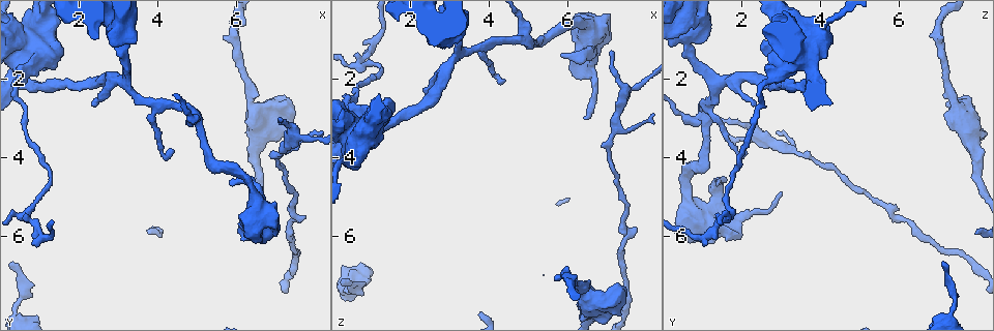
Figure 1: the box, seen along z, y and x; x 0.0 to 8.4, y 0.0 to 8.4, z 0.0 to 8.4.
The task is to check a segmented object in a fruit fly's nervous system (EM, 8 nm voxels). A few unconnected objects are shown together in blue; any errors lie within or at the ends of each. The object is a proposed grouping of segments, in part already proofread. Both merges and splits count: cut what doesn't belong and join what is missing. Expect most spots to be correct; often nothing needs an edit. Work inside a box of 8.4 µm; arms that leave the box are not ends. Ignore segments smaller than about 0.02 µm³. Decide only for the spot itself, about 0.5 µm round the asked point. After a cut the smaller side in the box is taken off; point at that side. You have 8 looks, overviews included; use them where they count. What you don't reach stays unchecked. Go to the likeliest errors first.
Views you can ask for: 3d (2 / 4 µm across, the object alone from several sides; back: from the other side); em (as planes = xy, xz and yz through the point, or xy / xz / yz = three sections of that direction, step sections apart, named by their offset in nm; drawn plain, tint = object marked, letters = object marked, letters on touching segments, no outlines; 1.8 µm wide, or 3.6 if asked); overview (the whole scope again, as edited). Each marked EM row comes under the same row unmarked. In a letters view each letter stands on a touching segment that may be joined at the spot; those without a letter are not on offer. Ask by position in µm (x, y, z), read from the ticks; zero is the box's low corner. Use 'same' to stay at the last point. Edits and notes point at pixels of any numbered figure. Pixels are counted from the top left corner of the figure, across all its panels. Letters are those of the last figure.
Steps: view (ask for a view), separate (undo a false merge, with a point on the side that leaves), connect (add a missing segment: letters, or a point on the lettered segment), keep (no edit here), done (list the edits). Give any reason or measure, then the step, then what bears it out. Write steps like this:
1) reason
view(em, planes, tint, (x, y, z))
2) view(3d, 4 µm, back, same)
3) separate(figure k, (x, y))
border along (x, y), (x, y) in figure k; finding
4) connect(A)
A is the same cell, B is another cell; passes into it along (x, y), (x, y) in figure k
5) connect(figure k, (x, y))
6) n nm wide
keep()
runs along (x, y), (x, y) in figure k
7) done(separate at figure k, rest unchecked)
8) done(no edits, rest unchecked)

sharp bend
view(em, 3.6 µm, planes, letters, (3.05, 0.75, 0.70))

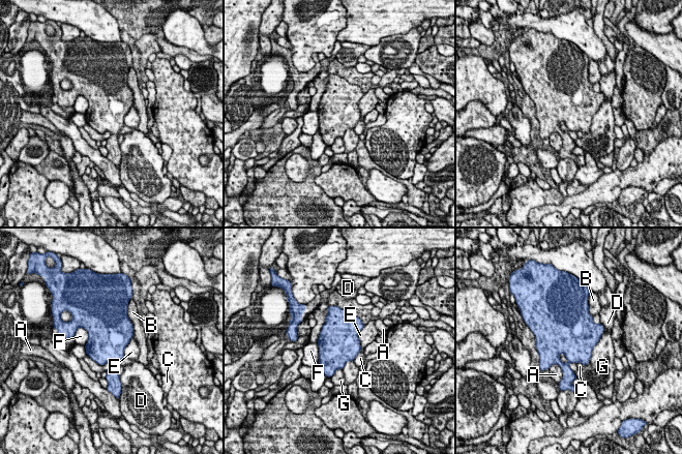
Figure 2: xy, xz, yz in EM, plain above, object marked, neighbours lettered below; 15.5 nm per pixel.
keep()
A, B, C, D, E, F and G are other cells; border along (360, 351), (353, 360) in figure 2; continuous, no second neuron

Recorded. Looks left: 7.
abrupt turn
view(em, planes, letters, (4.85, 2.85, 1.05))

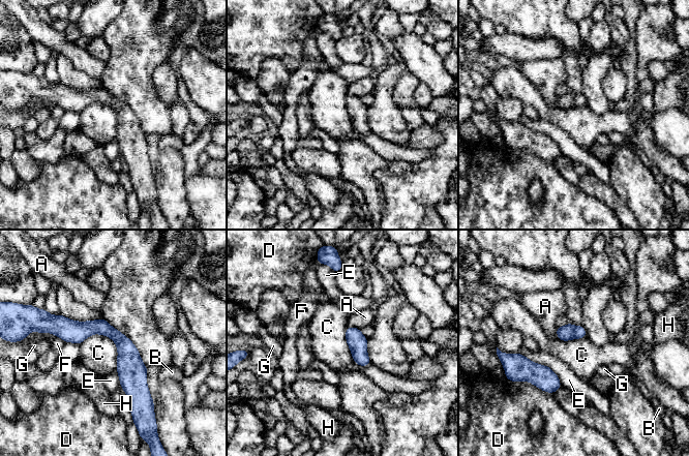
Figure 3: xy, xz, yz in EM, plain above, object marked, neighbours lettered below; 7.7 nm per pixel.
130 nm wide
keep()
A, B, C, D, E, F, G and H are other cells; border along (80, 343), (107, 335), (116, 369) in figure 3; all the same neuron

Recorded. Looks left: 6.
sudden change in width
view(3d, 4 µm, (1.10, 0.80, 3.15))

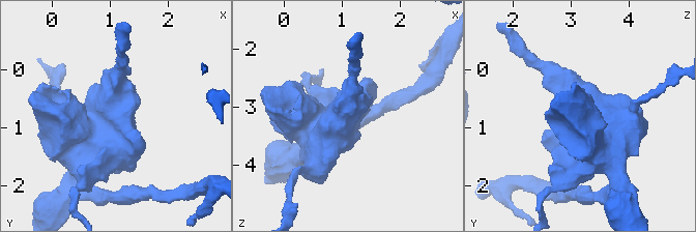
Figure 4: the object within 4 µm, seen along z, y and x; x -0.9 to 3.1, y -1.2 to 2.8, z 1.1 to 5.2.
view(em, 3.6 µm, planes, tint, same)

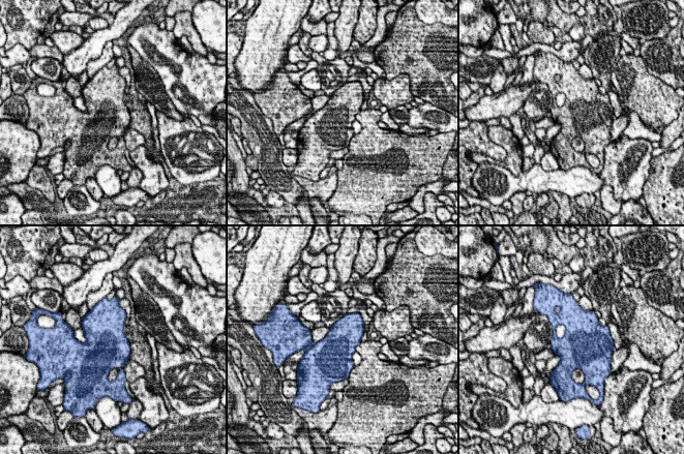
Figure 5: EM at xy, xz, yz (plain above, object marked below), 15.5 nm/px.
what lies round it
view(em, 3.6 µm, planes, letters, same)

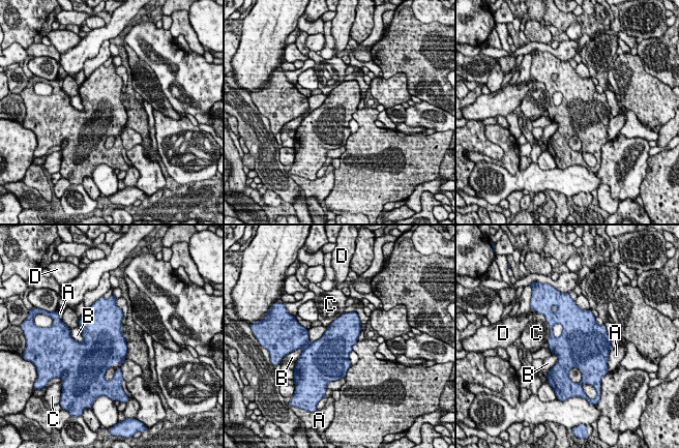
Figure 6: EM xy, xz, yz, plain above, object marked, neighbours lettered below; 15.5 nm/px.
C touches over 400 nm
keep()
A, B, C and D are other cells; border along (327, 327), (320, 337), (307, 341) in figure 6; one neuron here

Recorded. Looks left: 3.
done(no edits, rest unchecked)

